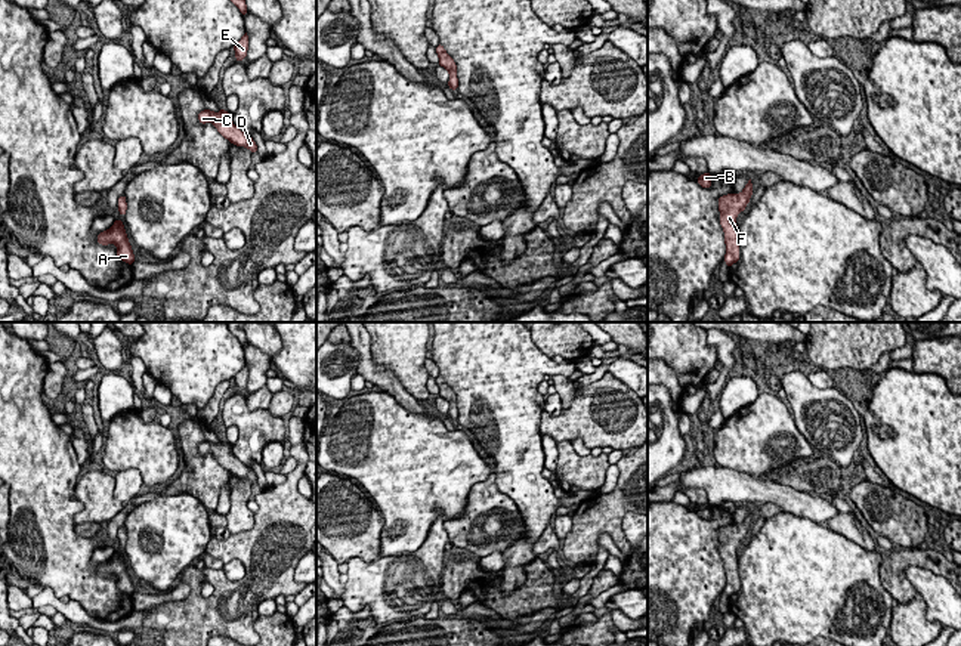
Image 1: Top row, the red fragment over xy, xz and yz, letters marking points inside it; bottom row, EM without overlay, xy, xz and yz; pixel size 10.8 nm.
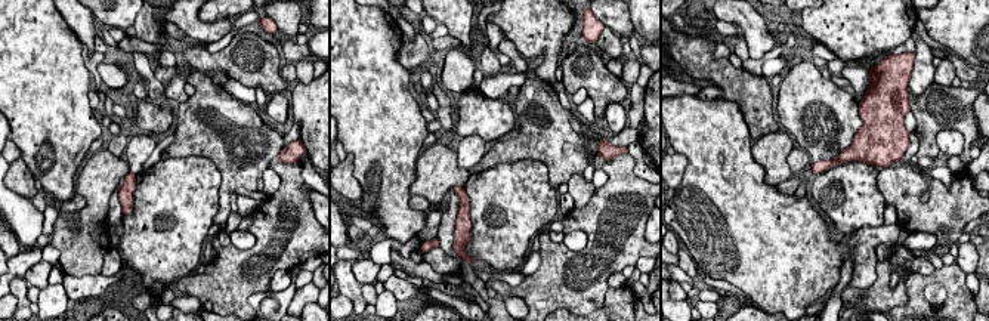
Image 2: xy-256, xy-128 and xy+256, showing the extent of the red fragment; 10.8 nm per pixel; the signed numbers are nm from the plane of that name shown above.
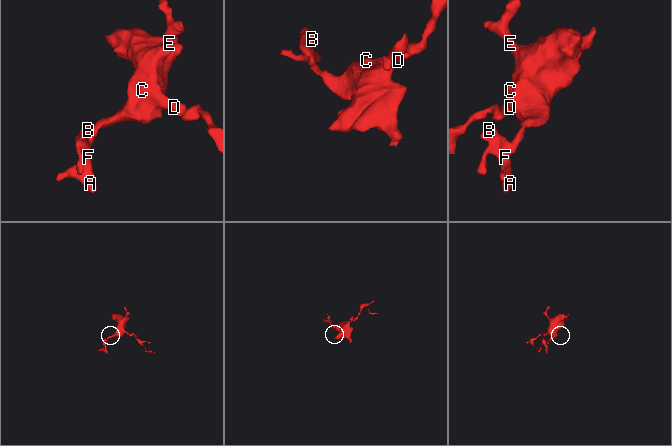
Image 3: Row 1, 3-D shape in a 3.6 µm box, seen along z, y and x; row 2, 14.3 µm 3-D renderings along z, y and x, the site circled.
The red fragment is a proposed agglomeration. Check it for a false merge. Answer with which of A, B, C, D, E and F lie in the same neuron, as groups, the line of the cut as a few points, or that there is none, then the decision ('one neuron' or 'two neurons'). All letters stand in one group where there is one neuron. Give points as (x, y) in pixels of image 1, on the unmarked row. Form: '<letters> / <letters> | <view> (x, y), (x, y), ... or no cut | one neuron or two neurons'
A B C D E F | no cut | one neuron

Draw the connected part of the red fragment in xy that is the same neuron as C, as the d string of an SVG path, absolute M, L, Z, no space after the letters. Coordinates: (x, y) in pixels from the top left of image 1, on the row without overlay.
M222 439L219 443L204 441L198 445L198 451L201 455L211 454L217 460L217 463L229 472L229 475L235 475L237 477L245 477L251 483L257 483L257 476L253 469L241 463L232 454L228 442Z

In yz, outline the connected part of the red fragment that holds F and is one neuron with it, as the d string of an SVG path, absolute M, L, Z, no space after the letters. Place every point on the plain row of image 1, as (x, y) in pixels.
M750 510L741 525L727 525L719 529L720 556L724 562L726 575L724 593L729 599L739 591L736 547L745 541L751 526L753 514Z

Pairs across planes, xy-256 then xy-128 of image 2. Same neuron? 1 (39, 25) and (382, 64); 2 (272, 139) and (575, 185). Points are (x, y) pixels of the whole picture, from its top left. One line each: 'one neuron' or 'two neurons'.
1: one neuron
2: two neurons

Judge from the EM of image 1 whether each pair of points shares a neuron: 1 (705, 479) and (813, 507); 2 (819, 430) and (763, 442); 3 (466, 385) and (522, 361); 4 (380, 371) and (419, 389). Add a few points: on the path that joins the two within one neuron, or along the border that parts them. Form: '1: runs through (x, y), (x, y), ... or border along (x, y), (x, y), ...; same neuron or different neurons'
1: runs through (732, 485), (753, 491), (772, 491), (787, 498); same neuron
2: border along (793, 413), (796, 427), (816, 451); different neurons
3: runs through (479, 371), (484, 367), (509, 367); same neuron
4: border along (373, 355), (417, 401); different neurons

